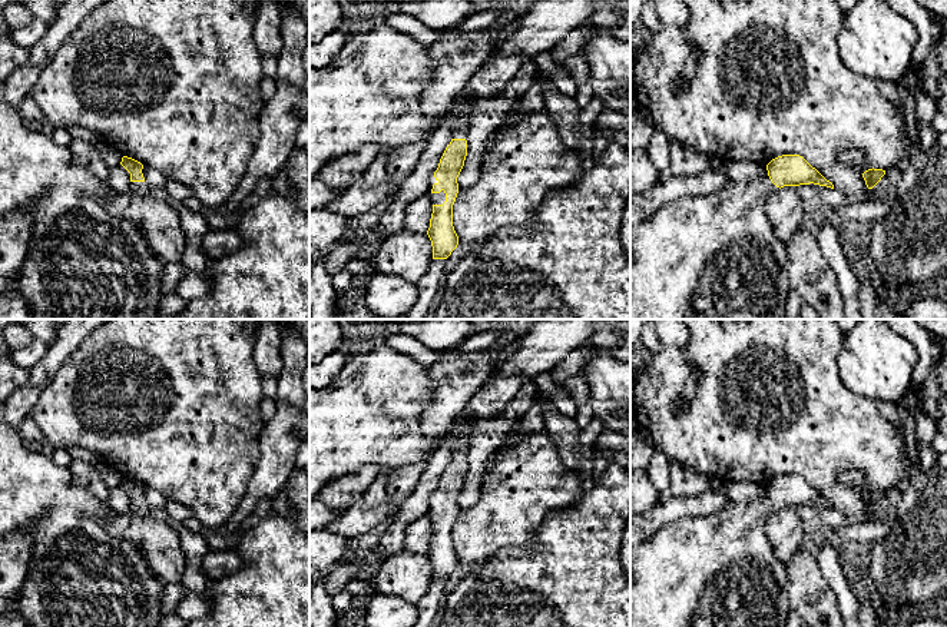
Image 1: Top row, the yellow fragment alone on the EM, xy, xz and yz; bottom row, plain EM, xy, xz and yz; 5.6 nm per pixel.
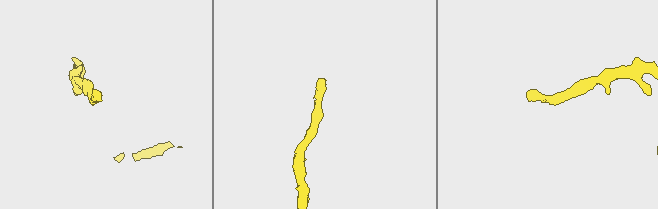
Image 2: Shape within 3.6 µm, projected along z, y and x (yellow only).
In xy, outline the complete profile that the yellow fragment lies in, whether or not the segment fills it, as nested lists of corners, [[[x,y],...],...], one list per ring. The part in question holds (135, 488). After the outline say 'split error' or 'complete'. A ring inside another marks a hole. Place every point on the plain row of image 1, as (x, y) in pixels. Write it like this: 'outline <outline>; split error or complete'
outline [[[123,477],[120,485],[130,494],[130,502],[138,507],[132,510],[133,514],[145,515],[153,512],[143,498],[143,485],[132,478]]]; split error

